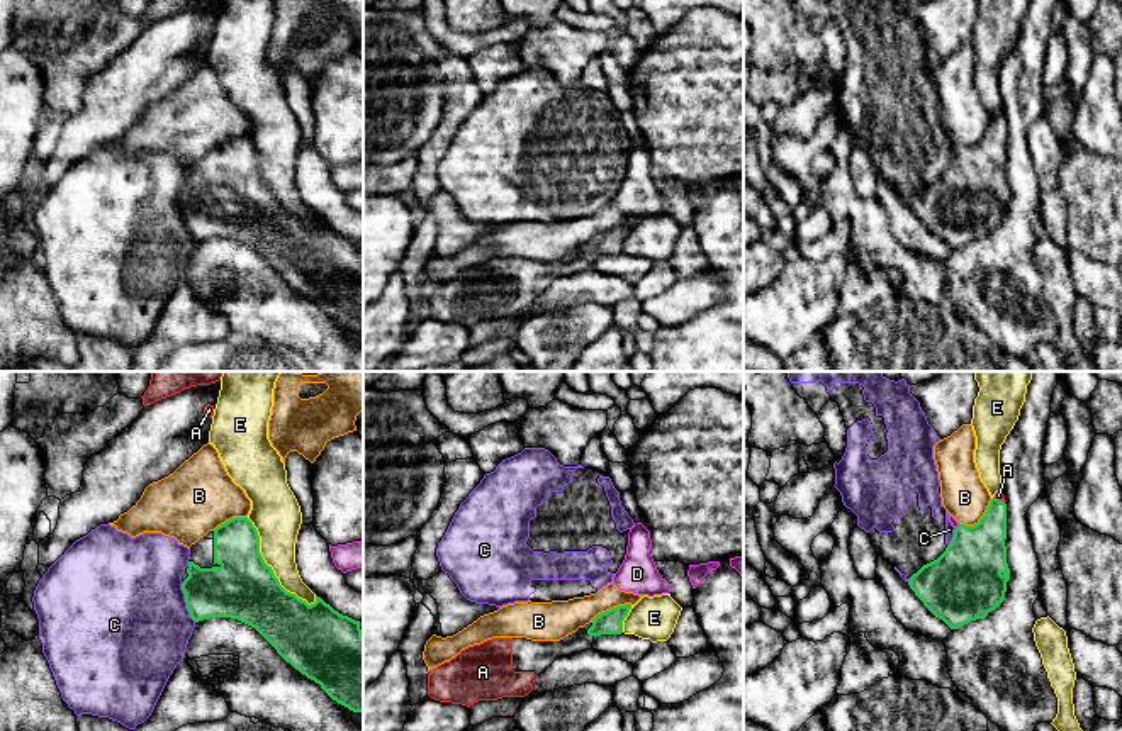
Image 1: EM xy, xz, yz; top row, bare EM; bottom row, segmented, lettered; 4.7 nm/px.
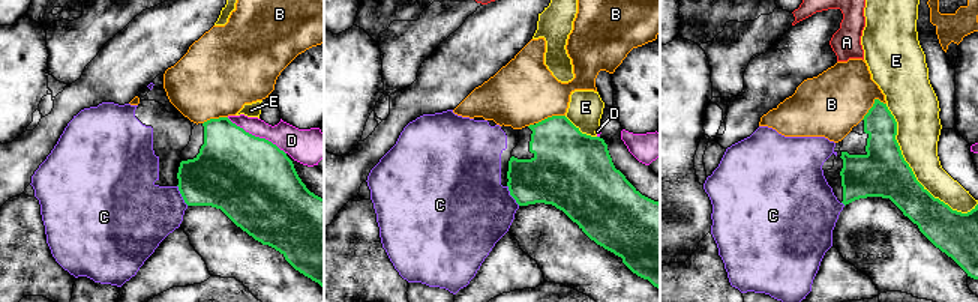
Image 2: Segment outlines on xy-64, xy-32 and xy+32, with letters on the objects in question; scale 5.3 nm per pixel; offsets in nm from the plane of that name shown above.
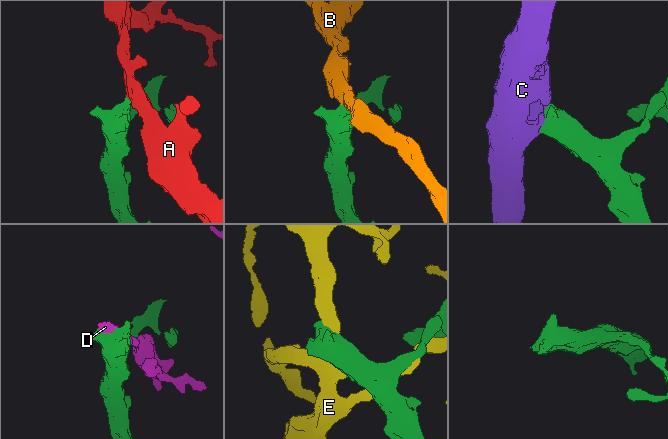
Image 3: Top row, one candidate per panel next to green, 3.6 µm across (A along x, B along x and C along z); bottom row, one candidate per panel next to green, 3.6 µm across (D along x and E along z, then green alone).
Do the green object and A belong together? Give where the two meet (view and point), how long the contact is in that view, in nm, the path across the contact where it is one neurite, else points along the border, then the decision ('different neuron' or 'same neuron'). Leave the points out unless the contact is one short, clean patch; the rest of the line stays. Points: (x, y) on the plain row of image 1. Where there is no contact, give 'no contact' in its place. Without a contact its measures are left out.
yz (997, 119) | 60 nm | across yz (980, 168), (992, 150), (997, 119), (998, 116) | same neuron

